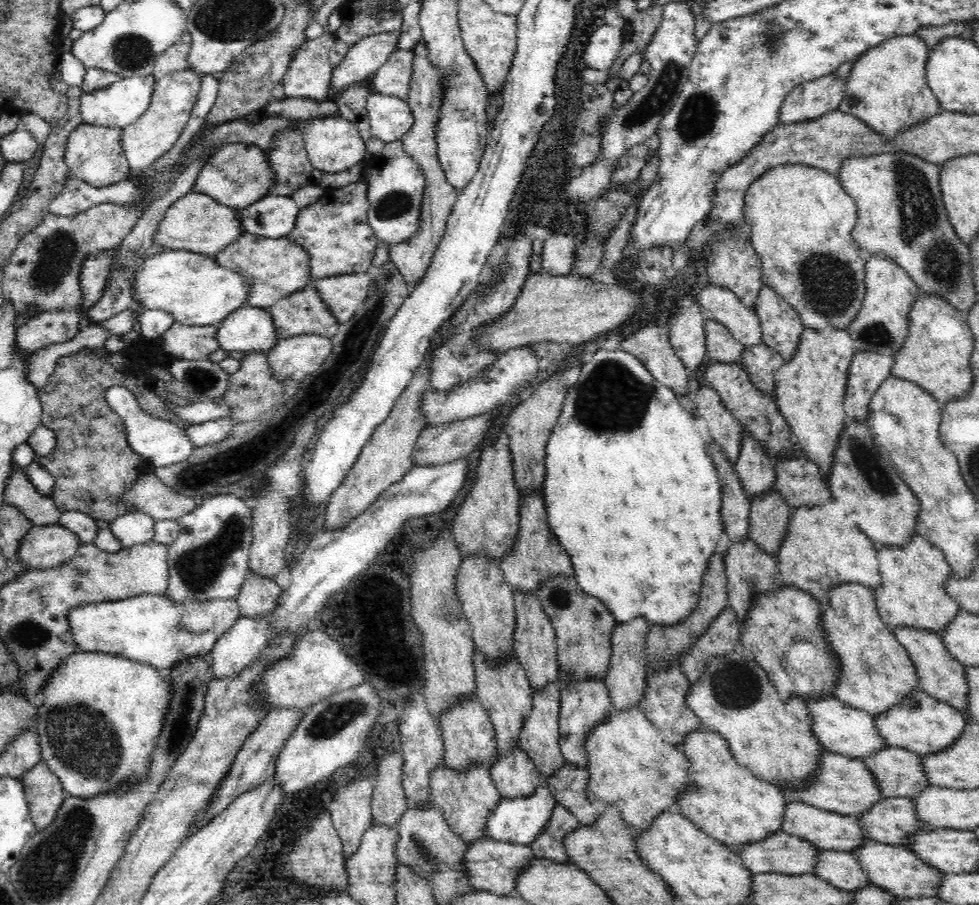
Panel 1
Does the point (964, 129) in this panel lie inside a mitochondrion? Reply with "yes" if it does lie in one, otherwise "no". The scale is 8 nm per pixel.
no

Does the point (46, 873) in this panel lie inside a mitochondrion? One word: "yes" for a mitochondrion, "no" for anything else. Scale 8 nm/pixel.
yes

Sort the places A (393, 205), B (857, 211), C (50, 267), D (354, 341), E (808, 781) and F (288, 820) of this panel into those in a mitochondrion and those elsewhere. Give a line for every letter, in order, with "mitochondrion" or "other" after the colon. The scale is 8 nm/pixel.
A: mitochondrion
B: other
C: mitochondrion
D: mitochondrion
E: other
F: other

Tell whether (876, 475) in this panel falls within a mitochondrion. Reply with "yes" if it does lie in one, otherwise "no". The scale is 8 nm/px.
yes

